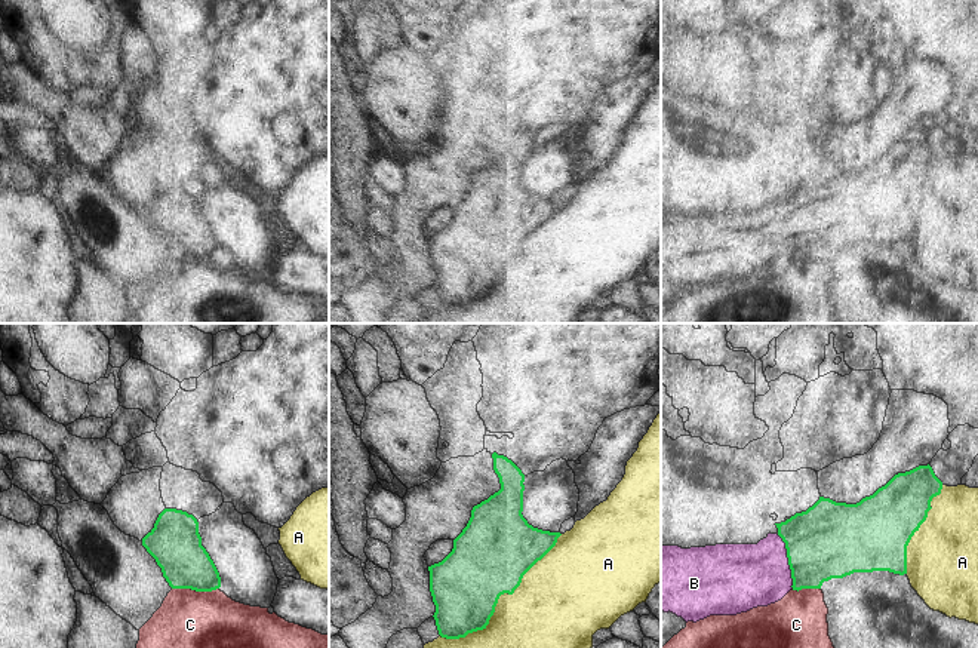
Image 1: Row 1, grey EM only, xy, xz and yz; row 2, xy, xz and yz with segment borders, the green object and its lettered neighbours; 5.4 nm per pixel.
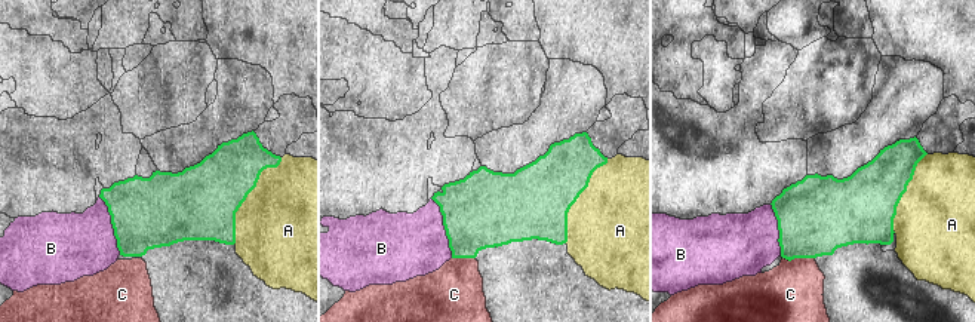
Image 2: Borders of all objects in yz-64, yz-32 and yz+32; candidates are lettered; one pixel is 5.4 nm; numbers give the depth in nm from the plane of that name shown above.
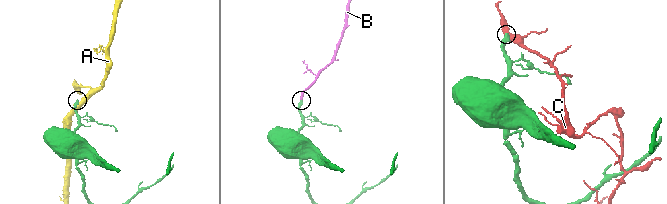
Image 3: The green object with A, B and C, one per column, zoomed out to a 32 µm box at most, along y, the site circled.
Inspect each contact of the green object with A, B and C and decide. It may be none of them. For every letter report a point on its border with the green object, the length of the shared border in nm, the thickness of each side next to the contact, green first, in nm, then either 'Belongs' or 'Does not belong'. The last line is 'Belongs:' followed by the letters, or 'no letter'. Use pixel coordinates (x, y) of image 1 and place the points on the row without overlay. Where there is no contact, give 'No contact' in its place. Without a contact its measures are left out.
A: Touches green at xz (498, 266). Shared border 850 nm. Thickness 420 nm (green) against 460 nm. Does not belong
B: Touches green at yz (789, 229). Shared border 300 nm. Thickness 400 nm (green) against 360 nm. Belongs
C: Touches green at xy (196, 258). Shared border 260 nm. Thickness 260 nm (green) against 500 nm. Does not belong
Belongs: B.

